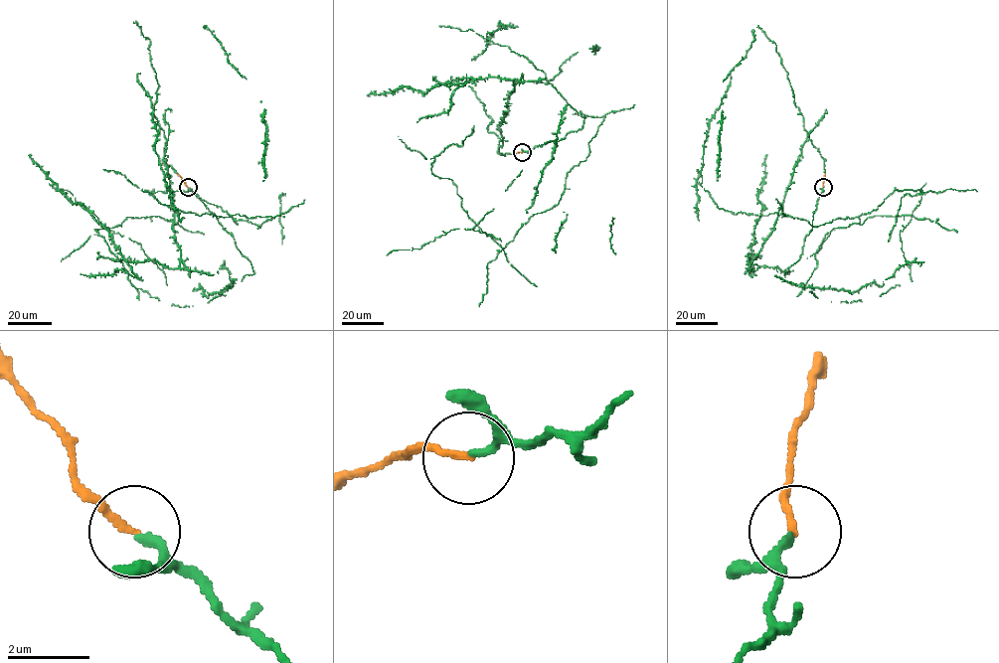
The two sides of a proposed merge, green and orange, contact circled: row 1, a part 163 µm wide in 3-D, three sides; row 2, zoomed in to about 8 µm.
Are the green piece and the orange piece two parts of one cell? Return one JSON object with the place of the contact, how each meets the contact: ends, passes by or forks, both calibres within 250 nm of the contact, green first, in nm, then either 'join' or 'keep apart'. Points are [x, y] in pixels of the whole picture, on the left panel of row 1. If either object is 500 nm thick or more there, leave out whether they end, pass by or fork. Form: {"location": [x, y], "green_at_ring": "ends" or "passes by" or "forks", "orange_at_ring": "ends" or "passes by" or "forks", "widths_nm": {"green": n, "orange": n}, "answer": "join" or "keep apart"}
{"location": [188, 187], "green_at_ring": "ends", "orange_at_ring": "ends", "widths_nm": {"green": 200, "orange": 150}, "answer": "join"}

